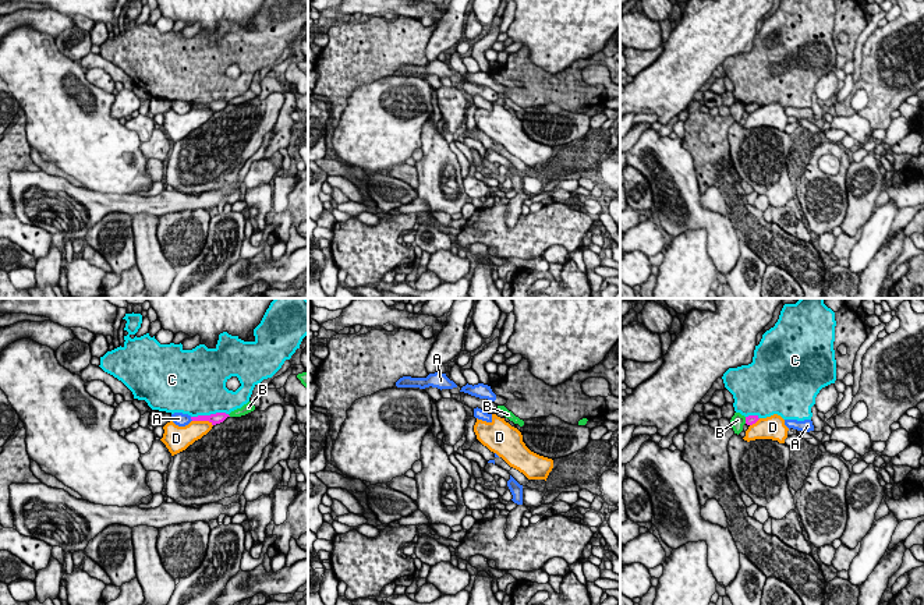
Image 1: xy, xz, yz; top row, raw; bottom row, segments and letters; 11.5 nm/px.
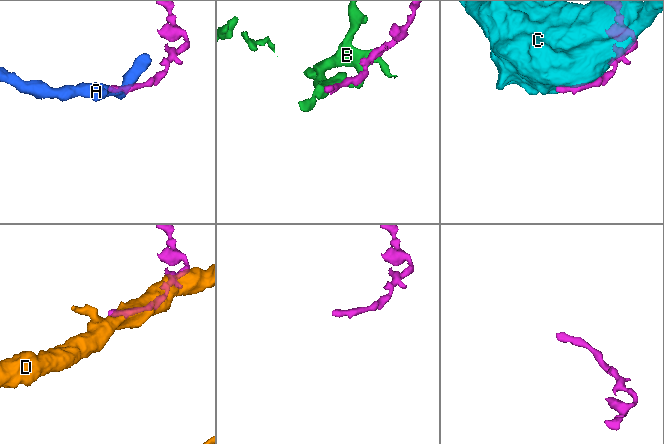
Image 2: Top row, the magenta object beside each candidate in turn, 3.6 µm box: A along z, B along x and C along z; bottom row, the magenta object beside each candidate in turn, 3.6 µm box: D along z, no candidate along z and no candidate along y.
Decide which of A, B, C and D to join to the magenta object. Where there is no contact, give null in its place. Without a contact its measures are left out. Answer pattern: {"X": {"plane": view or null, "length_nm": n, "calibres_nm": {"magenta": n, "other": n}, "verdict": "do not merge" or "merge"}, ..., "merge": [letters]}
{"A": {"plane": "xy", "length_nm": 60, "calibres_nm": {"magenta": 100, "other": 160}, "verdict": "do not merge"}, "B": {"plane": "yz", "length_nm": 80, "calibres_nm": {"magenta": 120, "other": 160}, "verdict": "do not merge"}, "C": {"plane": "xy", "length_nm": 440, "calibres_nm": {"magenta": 130, "other": 500}, "verdict": "do not merge"}, "D": {"plane": "xy", "length_nm": 240, "calibres_nm": {"magenta": 130, "other": 220}, "verdict": "do not merge"}, "merge": []}

